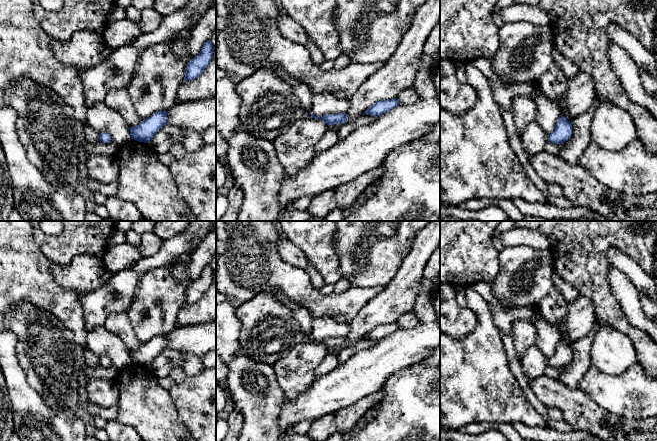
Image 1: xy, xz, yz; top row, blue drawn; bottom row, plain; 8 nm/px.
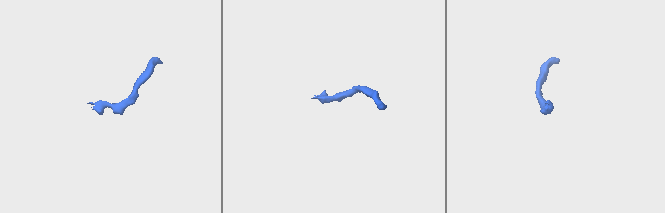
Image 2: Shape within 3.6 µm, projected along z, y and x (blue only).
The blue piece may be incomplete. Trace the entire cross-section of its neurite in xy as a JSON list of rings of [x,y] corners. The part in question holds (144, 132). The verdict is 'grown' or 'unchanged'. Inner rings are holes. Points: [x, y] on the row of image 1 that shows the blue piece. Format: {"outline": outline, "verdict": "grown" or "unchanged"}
{"outline": [[[167,111],[156,112],[138,126],[129,127],[131,139],[149,143],[152,137],[167,124]]], "verdict": "unchanged"}

